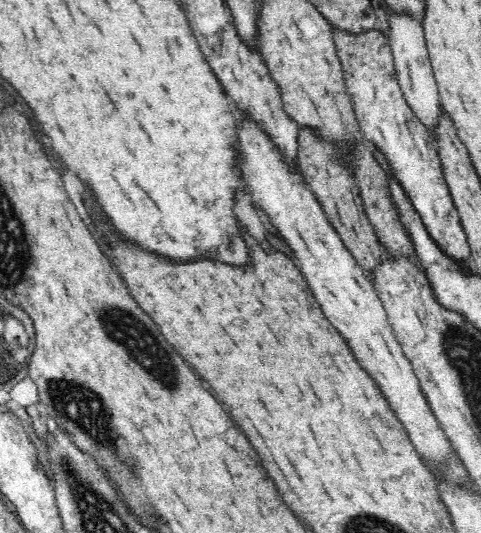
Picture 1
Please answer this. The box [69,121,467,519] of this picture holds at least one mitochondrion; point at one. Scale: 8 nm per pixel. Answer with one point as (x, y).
(127, 330)

